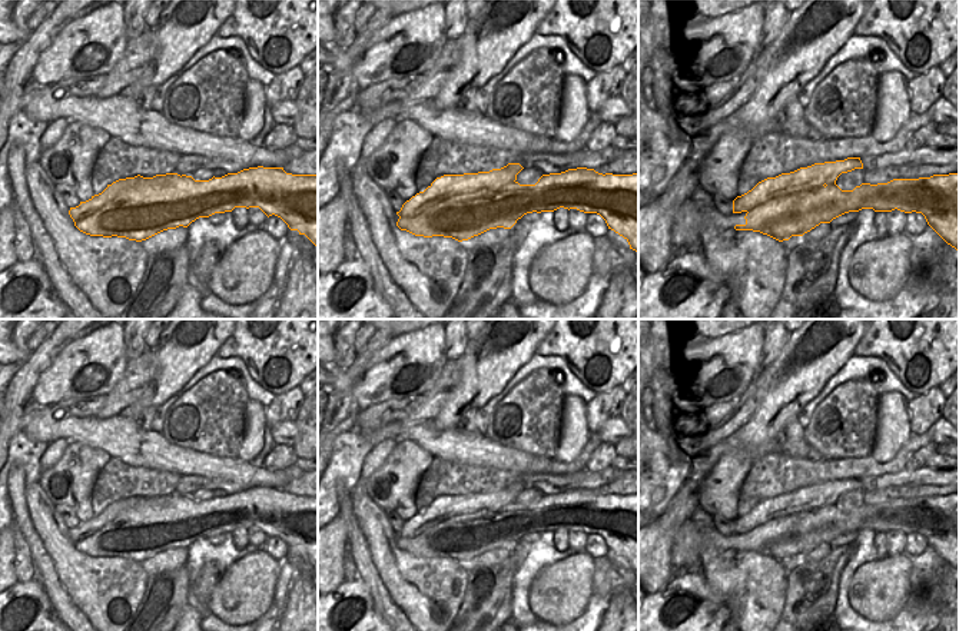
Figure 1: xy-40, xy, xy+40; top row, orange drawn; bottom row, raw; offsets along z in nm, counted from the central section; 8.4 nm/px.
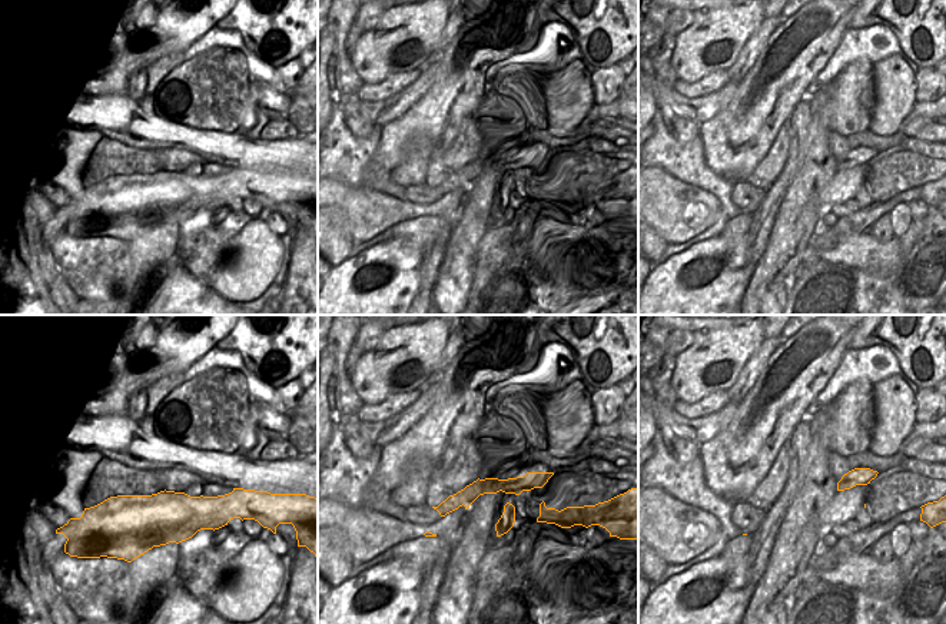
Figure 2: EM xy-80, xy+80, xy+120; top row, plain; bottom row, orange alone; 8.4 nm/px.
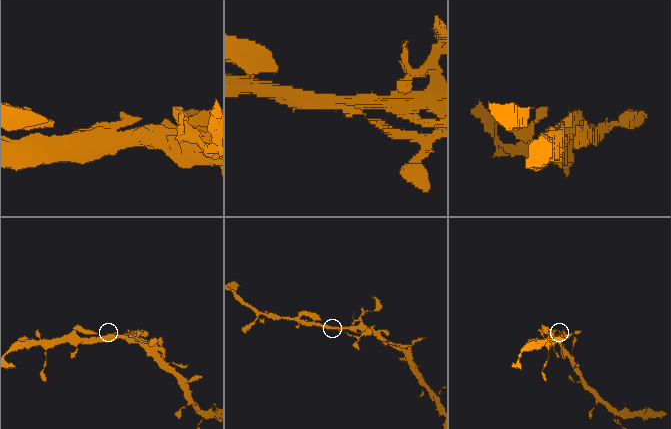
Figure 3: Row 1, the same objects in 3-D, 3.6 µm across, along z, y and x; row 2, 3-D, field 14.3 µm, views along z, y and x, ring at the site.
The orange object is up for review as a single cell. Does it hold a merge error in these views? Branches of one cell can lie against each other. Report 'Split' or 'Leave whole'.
Split.

